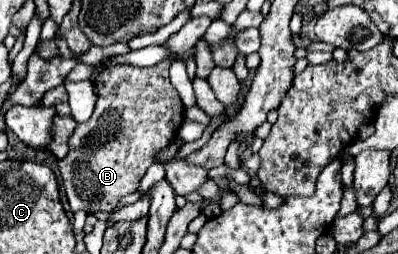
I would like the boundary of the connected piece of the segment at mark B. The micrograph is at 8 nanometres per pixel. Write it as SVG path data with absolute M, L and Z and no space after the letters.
M160 61L150 69L114 65L114 67L106 67L98 75L96 109L86 123L80 123L74 129L68 141L70 151L64 159L58 161L72 213L78 213L82 209L86 213L114 211L124 195L138 191L140 179L146 175L148 167L158 161L158 153L178 137L178 129L184 123L184 105L178 91L170 83L168 69L170 69L170 63Z

